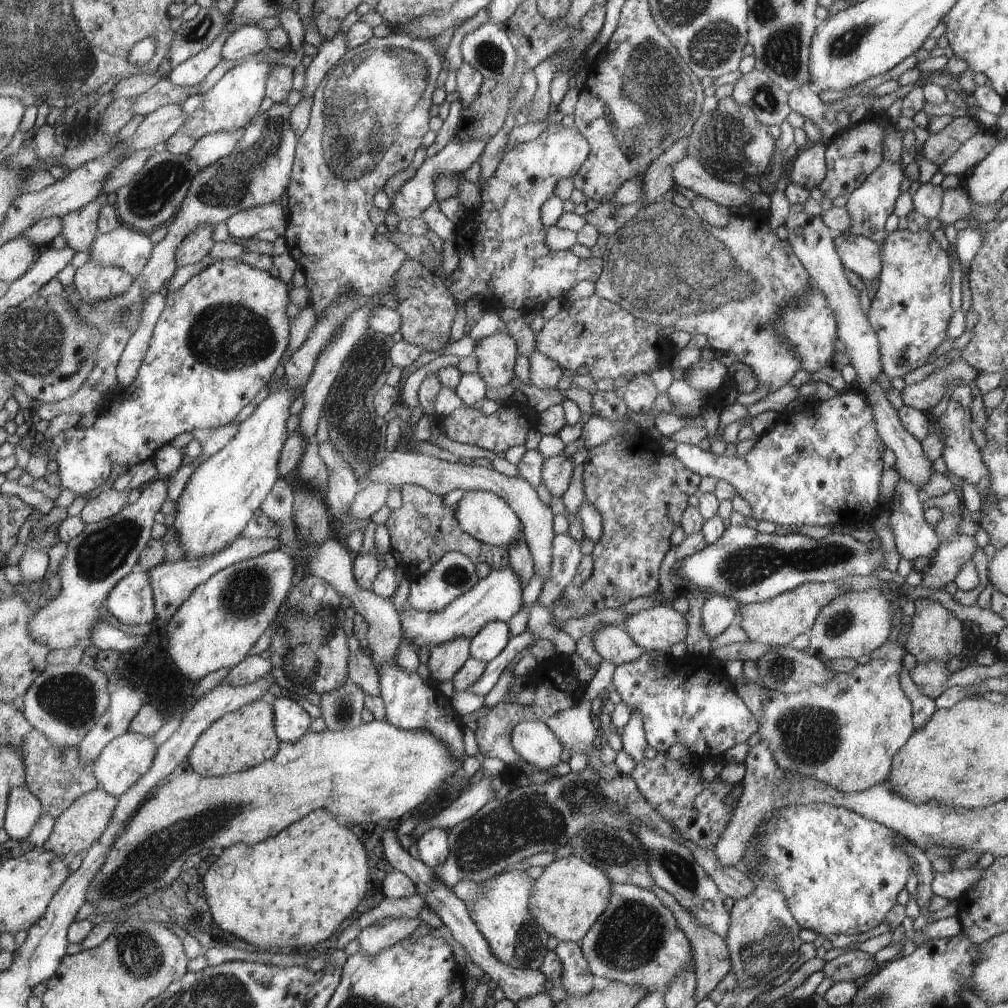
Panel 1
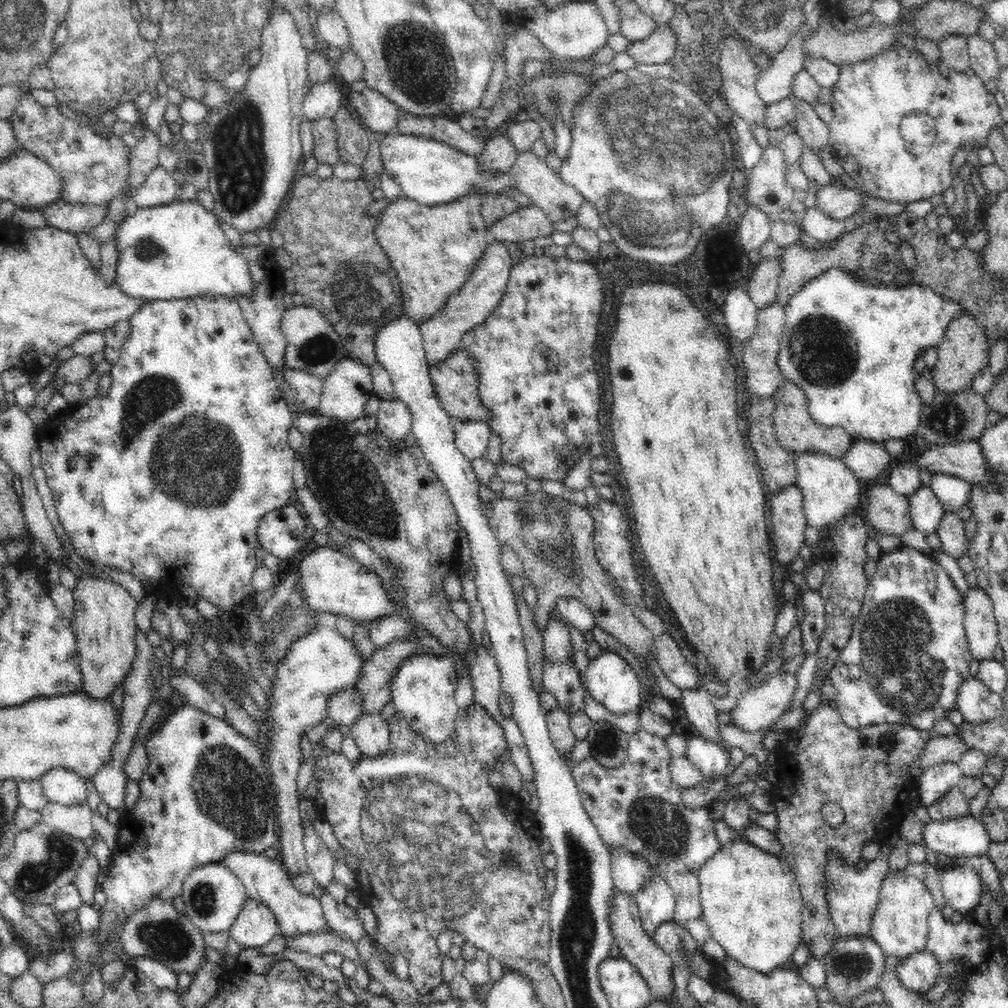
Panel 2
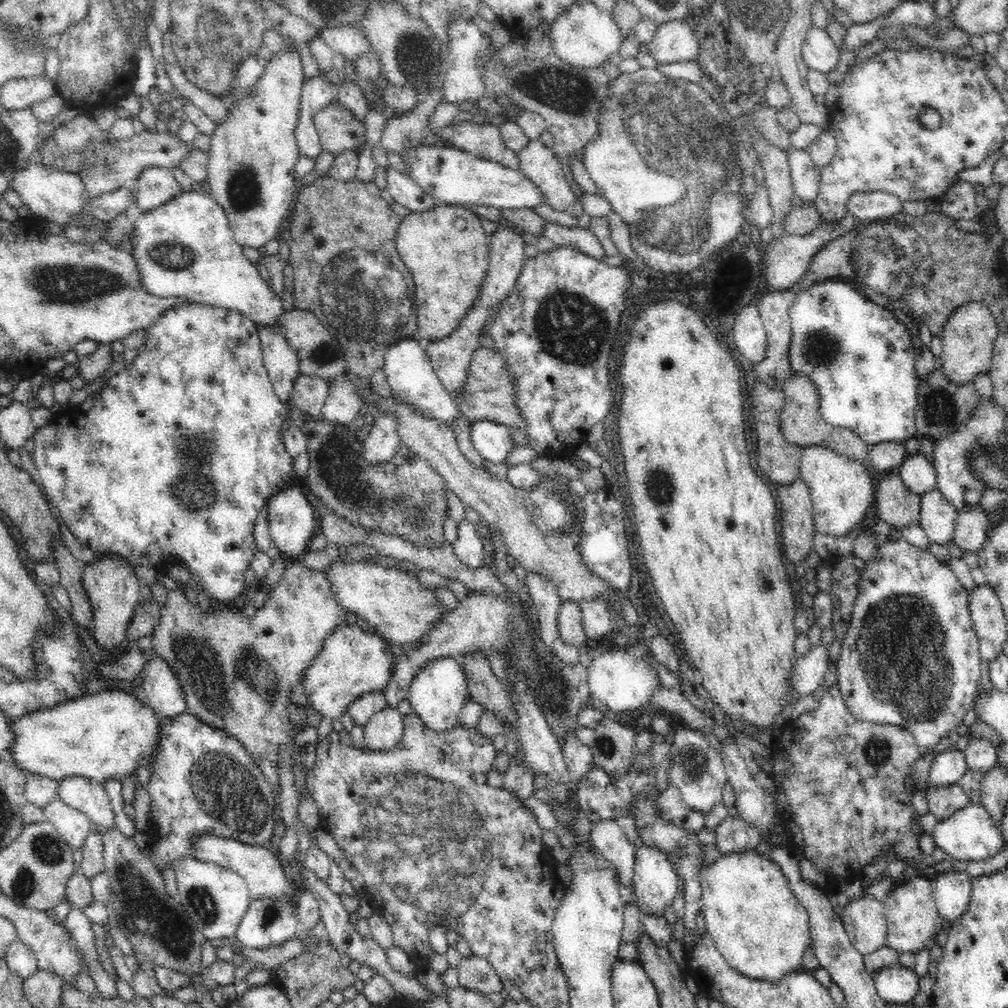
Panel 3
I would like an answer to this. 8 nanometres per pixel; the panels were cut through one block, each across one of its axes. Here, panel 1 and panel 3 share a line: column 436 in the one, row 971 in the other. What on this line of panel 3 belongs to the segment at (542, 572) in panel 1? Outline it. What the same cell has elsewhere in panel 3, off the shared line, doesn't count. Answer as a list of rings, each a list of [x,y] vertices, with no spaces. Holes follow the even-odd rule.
[[[474,955],[462,958],[457,970],[460,988],[484,995],[503,992],[502,982],[486,958]]]

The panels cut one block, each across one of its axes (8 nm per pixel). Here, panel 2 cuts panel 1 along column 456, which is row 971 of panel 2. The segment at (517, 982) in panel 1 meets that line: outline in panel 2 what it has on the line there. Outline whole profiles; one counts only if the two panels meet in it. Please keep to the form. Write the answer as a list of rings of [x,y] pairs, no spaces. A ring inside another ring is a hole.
[[[928,950],[912,954],[897,969],[901,986],[918,993],[928,992],[942,976],[943,965]]]

